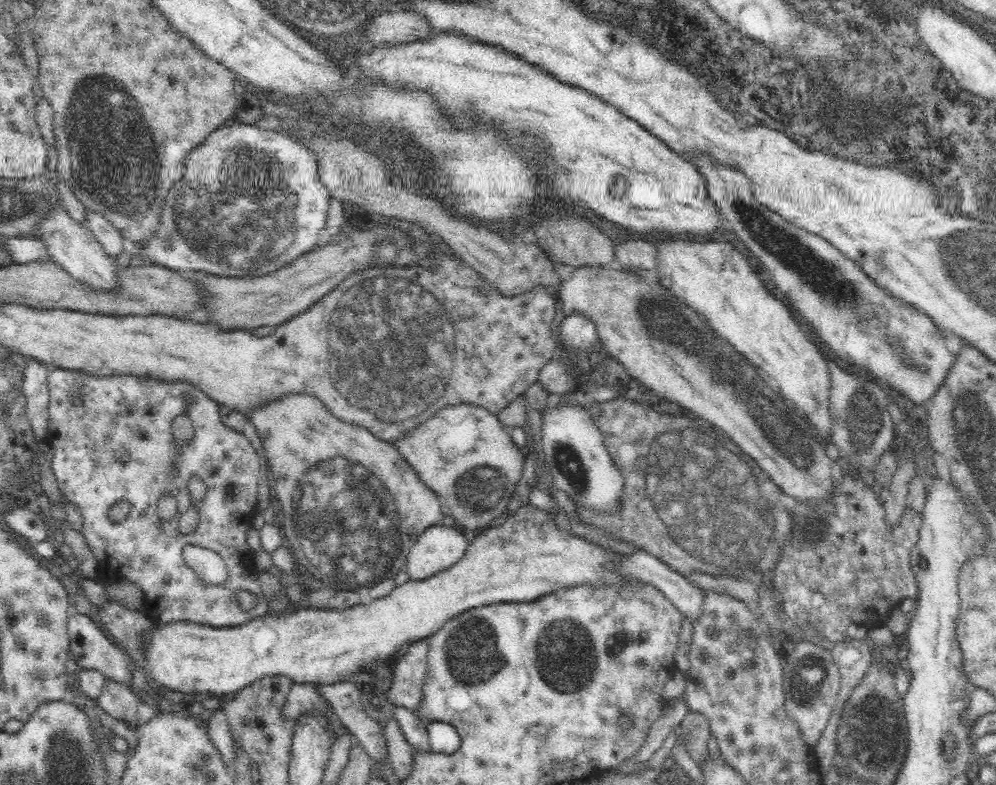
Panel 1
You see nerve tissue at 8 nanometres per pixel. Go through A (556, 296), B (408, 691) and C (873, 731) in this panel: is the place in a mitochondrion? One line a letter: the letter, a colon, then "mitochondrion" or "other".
A: other
B: other
C: mitochondrion

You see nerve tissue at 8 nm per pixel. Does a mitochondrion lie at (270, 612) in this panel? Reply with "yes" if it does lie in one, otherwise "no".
no

